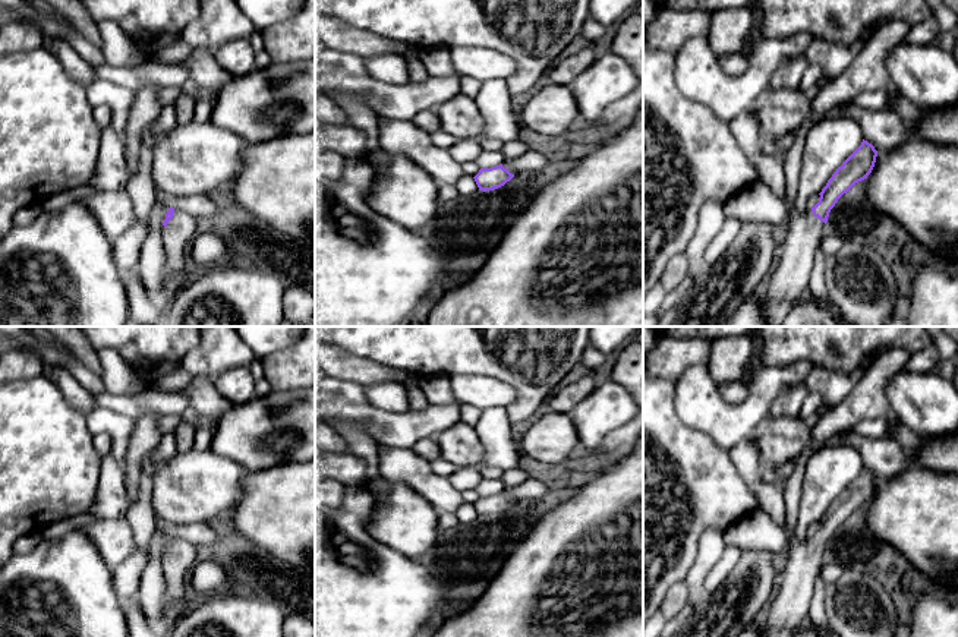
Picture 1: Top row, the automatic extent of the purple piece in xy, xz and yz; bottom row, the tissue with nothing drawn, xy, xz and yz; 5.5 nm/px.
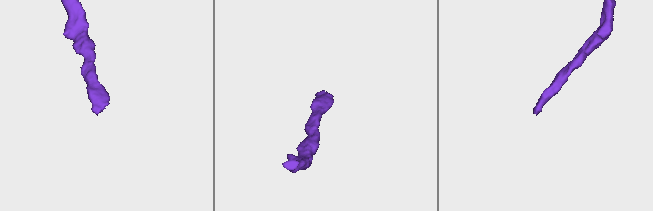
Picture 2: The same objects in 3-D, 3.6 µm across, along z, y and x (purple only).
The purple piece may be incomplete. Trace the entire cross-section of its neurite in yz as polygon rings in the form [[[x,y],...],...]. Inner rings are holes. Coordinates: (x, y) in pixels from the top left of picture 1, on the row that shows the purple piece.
[[[863,139],[861,145],[832,174],[819,193],[819,202],[804,214],[791,209],[788,234],[779,249],[779,264],[772,272],[763,299],[768,327],[782,327],[792,306],[809,294],[814,253],[822,245],[825,224],[838,199],[855,183],[867,179],[877,151]]]

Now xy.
[[[168,208],[163,226],[166,262],[161,293],[168,280],[186,268],[190,245],[198,234],[198,220],[185,211]]]

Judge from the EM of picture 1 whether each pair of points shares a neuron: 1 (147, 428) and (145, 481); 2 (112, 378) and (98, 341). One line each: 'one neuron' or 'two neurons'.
1: two neurons
2: two neurons

